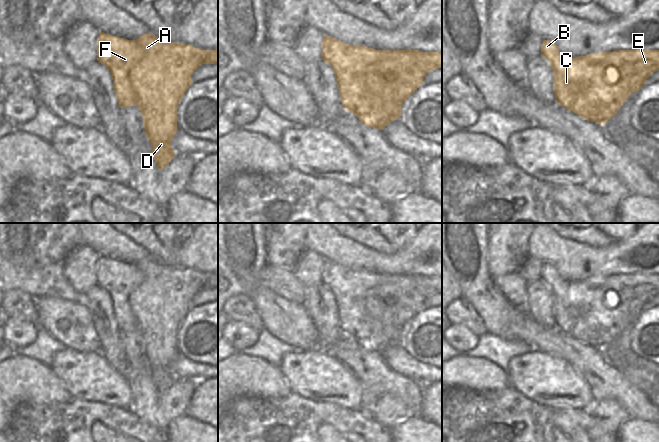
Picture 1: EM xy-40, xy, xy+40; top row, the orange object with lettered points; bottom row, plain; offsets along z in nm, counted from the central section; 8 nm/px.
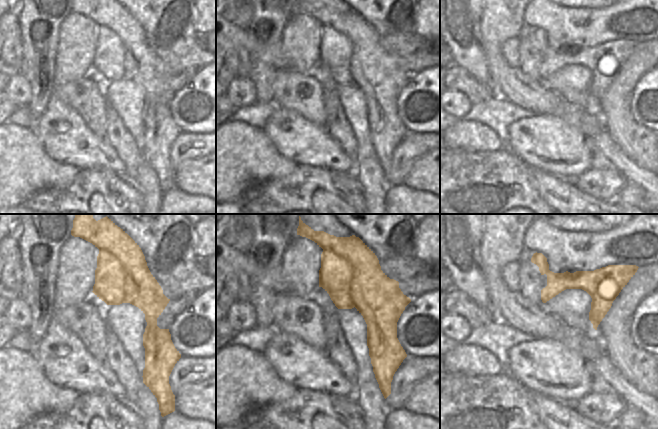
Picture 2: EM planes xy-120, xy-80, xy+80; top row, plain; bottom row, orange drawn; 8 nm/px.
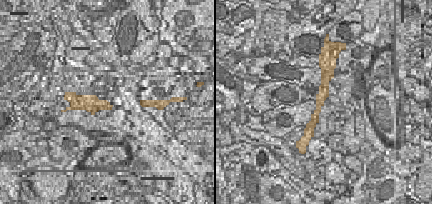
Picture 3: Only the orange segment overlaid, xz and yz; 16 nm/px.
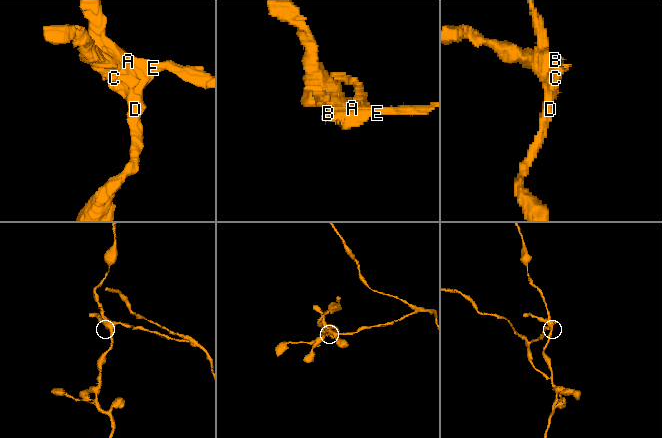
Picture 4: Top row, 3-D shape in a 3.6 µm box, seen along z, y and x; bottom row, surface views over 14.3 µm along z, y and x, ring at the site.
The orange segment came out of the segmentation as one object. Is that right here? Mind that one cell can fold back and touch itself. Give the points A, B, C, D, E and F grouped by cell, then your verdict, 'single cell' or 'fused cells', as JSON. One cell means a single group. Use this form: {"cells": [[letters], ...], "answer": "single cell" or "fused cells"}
{"cells": [["A", "D"], ["B", "C", "E", "F"]], "answer": "fused cells"}

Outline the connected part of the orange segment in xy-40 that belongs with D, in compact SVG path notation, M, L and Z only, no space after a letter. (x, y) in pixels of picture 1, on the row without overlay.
M152 258L135 264L145 275L145 281L131 293L131 309L145 333L145 359L151 367L151 379L159 394L174 382L171 365L177 355L177 329L183 315L169 301L169 287L201 275L190 268L166 266Z

